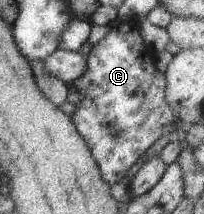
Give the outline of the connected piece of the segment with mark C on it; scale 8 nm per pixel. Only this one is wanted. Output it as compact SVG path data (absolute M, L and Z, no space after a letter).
M116 19L113 23L109 25L109 32L101 39L97 41L95 46L91 47L91 52L85 61L85 71L77 77L72 83L76 91L81 94L81 99L77 99L75 107L73 107L73 114L70 115L71 122L77 131L77 134L83 139L83 142L87 145L91 157L97 163L100 170L100 175L102 181L105 181L109 186L115 183L121 183L122 179L126 176L129 168L135 164L139 156L141 156L161 135L171 133L171 131L176 130L179 133L182 132L184 127L180 130L175 128L175 123L173 123L174 115L171 109L165 103L165 89L164 89L164 73L159 73L154 67L155 51L145 45L141 35L139 34L139 23L136 21L123 21L123 19Z

